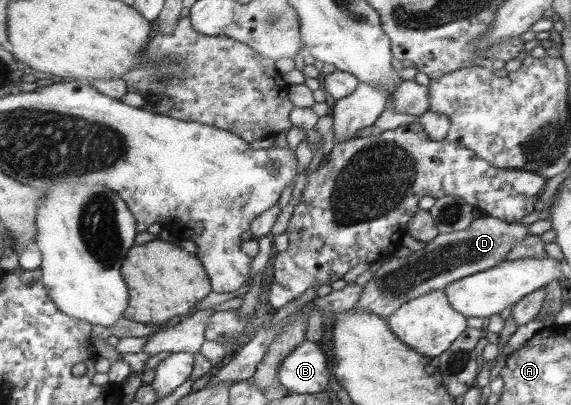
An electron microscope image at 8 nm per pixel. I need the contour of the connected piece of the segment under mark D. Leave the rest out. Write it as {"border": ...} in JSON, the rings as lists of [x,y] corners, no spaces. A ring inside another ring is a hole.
{"border":[[[482,215],[479,219],[473,219],[465,230],[438,233],[425,243],[424,248],[405,257],[393,255],[391,259],[382,258],[381,267],[363,286],[363,293],[353,310],[365,310],[387,319],[401,305],[412,299],[443,290],[455,281],[499,265],[505,260],[505,255],[529,234],[528,227]]]}

